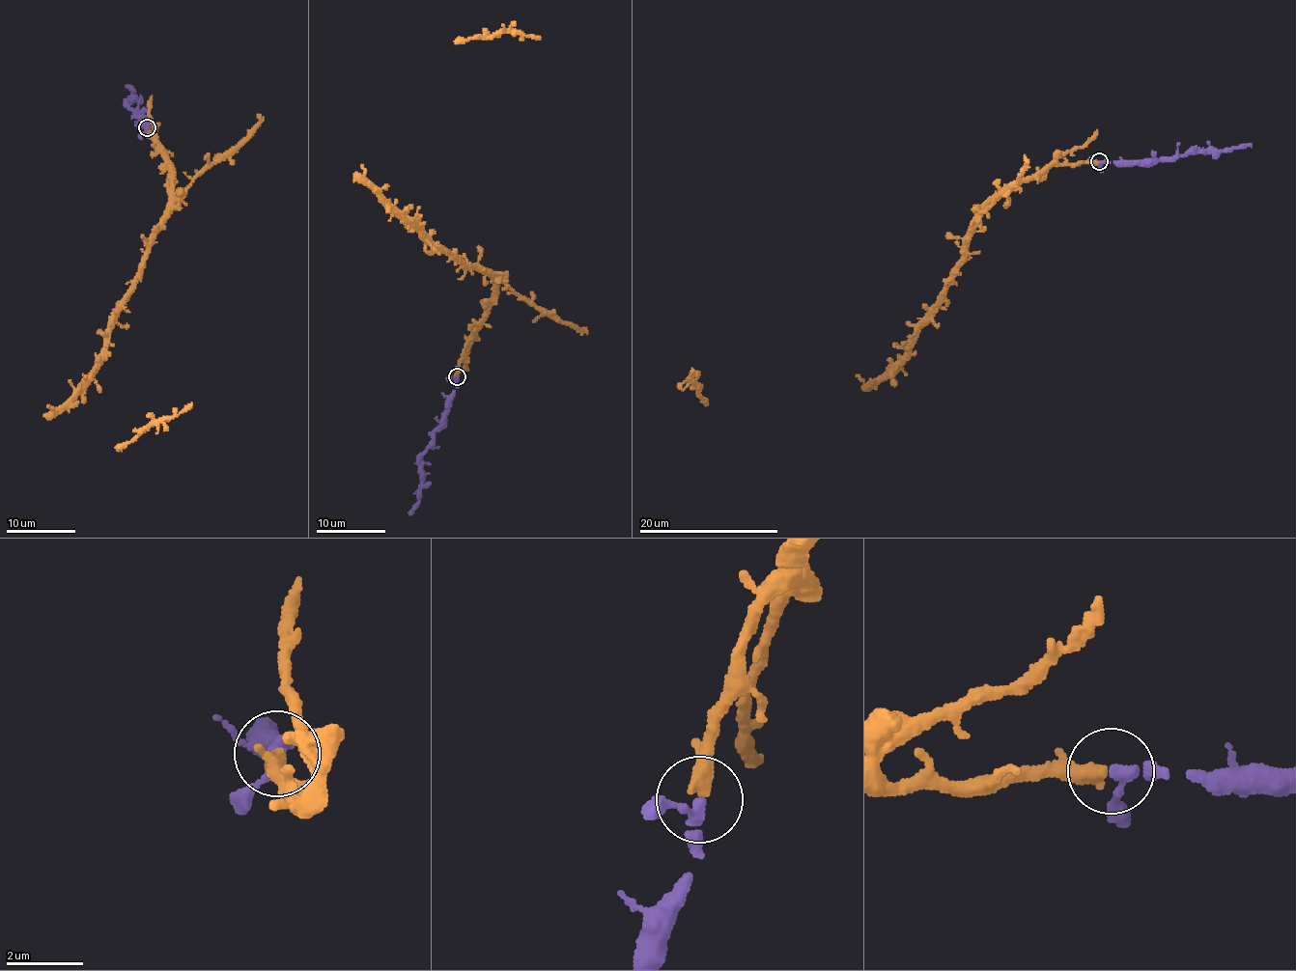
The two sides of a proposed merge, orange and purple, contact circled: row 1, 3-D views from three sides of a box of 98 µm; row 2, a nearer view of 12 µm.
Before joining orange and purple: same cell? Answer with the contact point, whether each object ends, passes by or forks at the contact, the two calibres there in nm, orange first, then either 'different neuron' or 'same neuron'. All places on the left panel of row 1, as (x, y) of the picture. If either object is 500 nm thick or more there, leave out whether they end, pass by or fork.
(147, 127) | orange ends | purple passes by | 440/240 nm | same neuron

